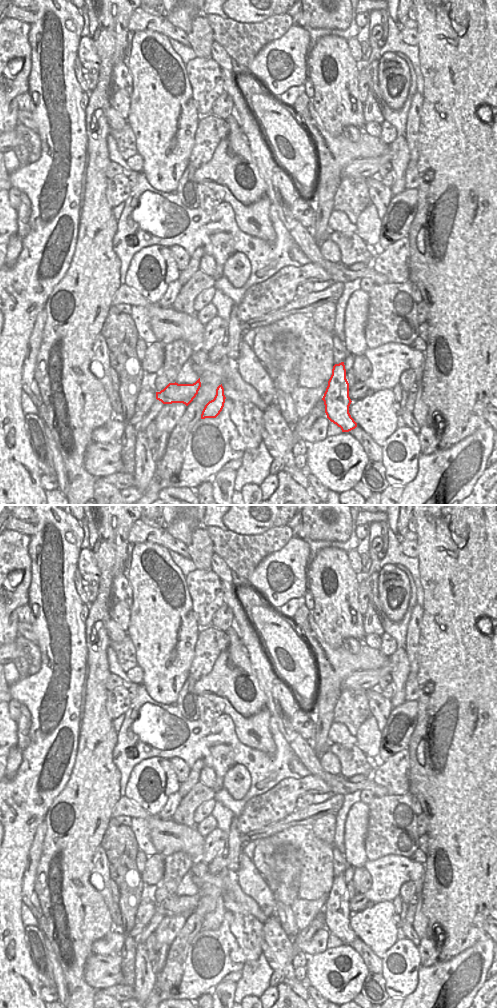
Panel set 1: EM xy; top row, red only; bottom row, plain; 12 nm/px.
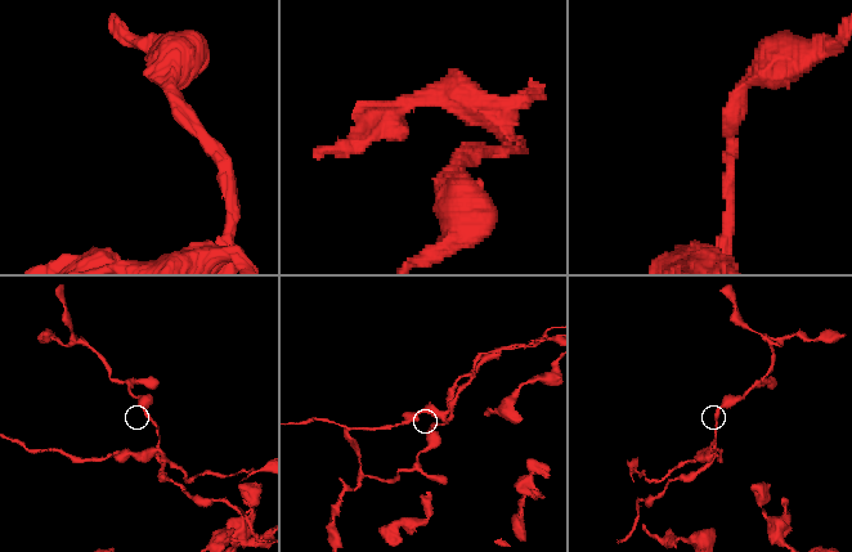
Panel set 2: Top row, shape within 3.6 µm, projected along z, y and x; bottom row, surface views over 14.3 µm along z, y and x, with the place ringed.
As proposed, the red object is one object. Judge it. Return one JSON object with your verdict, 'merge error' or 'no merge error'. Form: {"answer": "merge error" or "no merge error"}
{"answer": "merge error"}

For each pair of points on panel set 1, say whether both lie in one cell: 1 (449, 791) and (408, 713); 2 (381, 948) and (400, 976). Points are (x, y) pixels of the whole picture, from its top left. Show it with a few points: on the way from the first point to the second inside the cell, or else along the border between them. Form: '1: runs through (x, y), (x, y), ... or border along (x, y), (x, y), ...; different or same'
1: border along (416, 701), (416, 722), (408, 747); different
2: border along (398, 940), (381, 959); different

